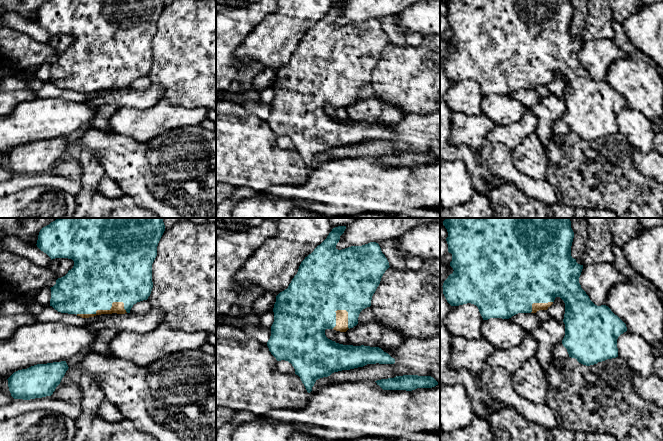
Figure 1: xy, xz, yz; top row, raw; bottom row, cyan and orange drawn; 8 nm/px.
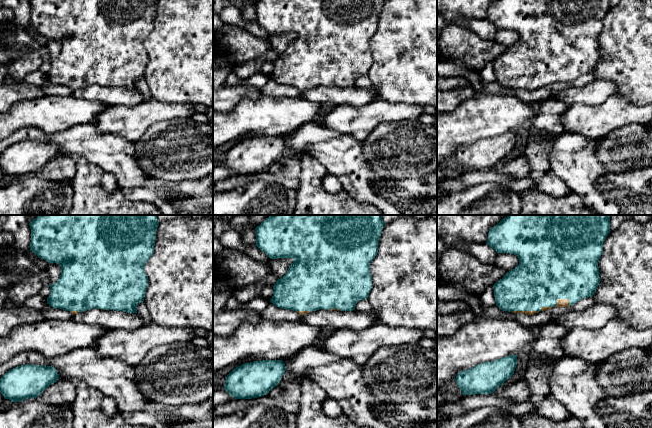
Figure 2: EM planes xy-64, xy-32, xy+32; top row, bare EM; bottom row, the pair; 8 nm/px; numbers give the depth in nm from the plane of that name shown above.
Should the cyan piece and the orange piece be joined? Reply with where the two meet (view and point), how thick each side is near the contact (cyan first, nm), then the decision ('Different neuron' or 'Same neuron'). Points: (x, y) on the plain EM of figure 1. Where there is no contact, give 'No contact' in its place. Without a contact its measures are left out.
Touches cyan at xy (105, 85). Thickness 440 nm (cyan) against 100 nm. Same neuron

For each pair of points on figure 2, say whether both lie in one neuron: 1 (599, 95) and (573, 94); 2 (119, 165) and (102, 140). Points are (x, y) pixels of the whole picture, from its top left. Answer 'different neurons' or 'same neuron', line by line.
1: same neuron
2: same neuron

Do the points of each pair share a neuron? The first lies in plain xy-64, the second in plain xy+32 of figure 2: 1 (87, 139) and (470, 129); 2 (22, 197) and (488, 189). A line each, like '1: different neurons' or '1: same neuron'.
1: different neurons
2: same neuron

